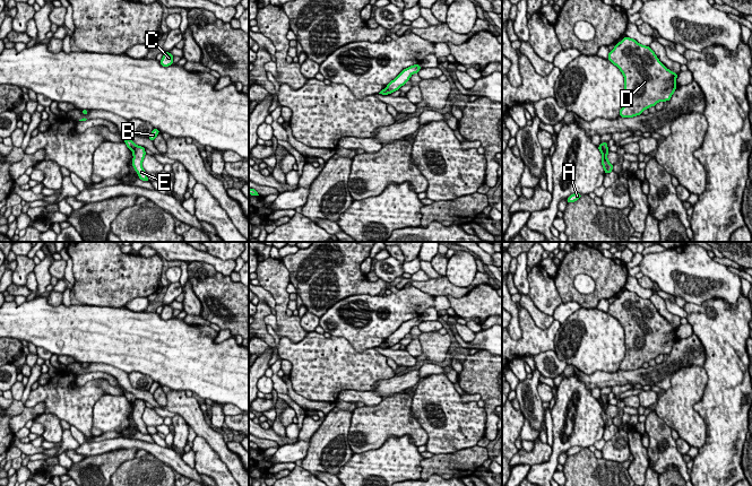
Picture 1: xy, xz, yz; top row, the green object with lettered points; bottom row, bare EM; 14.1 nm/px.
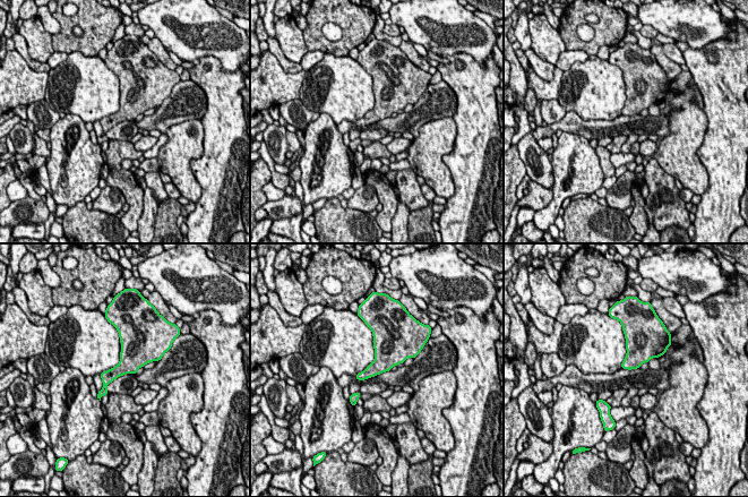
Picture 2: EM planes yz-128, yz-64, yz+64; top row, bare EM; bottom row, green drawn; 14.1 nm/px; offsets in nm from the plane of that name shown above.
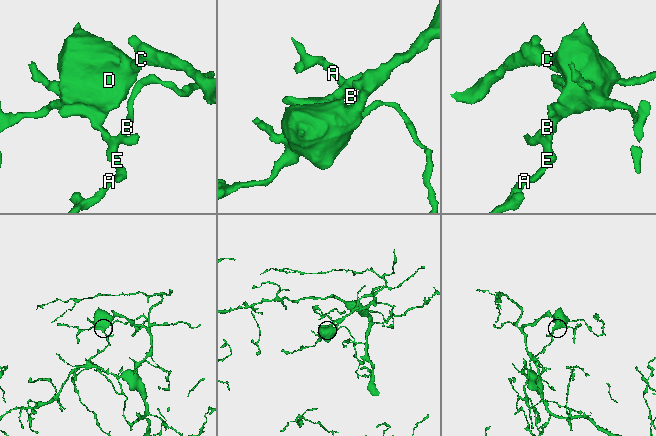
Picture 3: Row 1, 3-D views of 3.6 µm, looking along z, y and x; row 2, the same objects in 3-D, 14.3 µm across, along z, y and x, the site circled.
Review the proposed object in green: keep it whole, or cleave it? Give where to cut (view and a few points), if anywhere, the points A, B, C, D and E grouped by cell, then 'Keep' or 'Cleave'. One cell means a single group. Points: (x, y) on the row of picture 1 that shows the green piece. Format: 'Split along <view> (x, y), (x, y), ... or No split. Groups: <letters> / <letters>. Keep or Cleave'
Split along xy (136, 146), (132, 150). Groups: A B E / C D. Cleave

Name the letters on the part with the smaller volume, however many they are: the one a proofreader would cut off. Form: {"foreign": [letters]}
{"foreign": ["A", "B", "E"]}

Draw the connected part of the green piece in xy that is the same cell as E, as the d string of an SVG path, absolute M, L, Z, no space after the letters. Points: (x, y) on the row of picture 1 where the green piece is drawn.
M136 146L136 148L132 150L132 155L132 166L136 170L138 177L145 182L148 182L149 180L147 177L147 174L142 168L142 160L146 155L145 147Z

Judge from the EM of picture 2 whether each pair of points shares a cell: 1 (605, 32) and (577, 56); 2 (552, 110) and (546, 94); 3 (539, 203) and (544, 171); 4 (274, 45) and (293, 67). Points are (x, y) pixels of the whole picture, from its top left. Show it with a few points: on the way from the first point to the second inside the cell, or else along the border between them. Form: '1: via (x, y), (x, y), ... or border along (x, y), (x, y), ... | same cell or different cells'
1: border along (566, 49), (584, 50), (591, 57) | different cells
2: border along (557, 99), (546, 99), (543, 101) | different cells
3: border along (531, 179), (551, 190) | different cells
4: via (276, 51), (287, 65) | same cell

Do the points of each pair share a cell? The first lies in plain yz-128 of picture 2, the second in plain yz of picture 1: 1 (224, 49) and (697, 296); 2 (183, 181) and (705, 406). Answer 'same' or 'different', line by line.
1: same
2: different

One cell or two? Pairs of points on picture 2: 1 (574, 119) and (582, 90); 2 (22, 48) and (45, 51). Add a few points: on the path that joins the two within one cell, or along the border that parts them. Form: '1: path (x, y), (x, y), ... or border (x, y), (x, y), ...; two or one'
1: border (567, 111), (574, 111), (585, 120), (602, 119); two
2: border (18, 33), (25, 40), (28, 54), (46, 62); two

